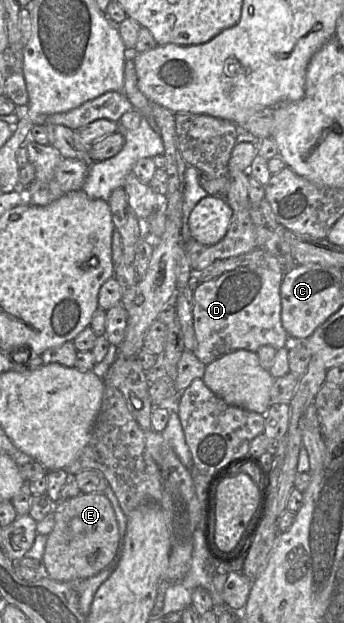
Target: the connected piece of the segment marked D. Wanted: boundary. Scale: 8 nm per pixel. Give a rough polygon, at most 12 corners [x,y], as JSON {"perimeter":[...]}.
{"perimeter":[[242,266],[193,291],[193,354],[286,346],[285,271]]}

